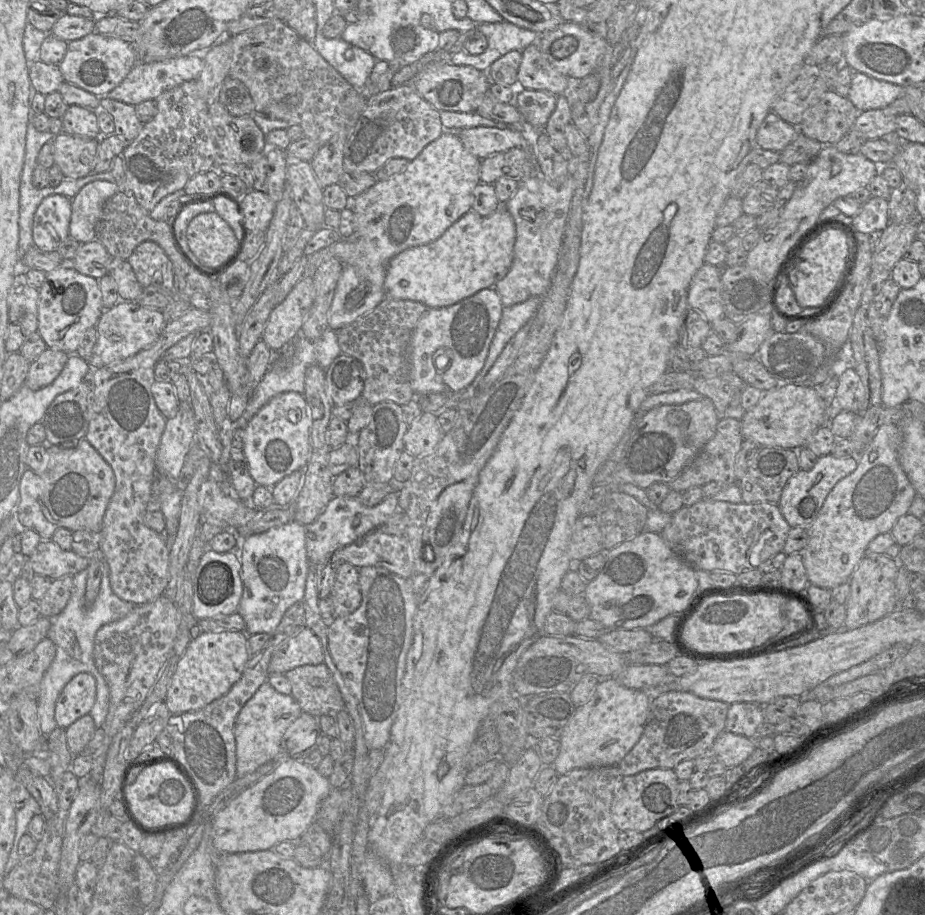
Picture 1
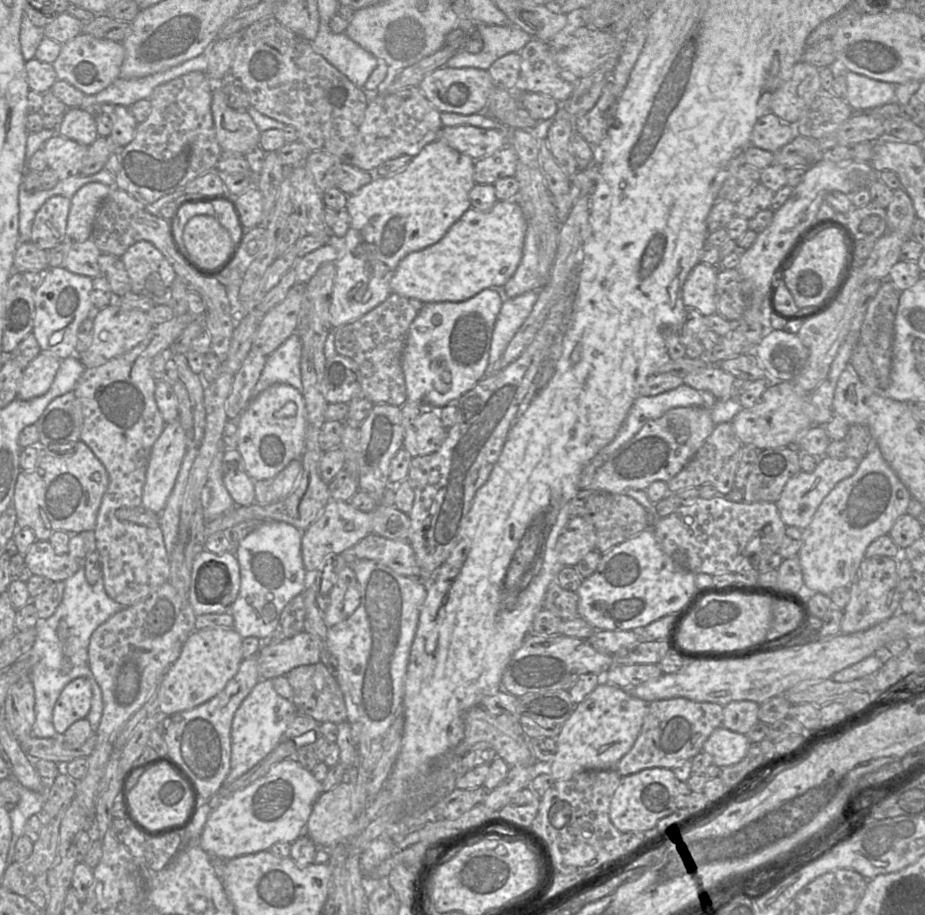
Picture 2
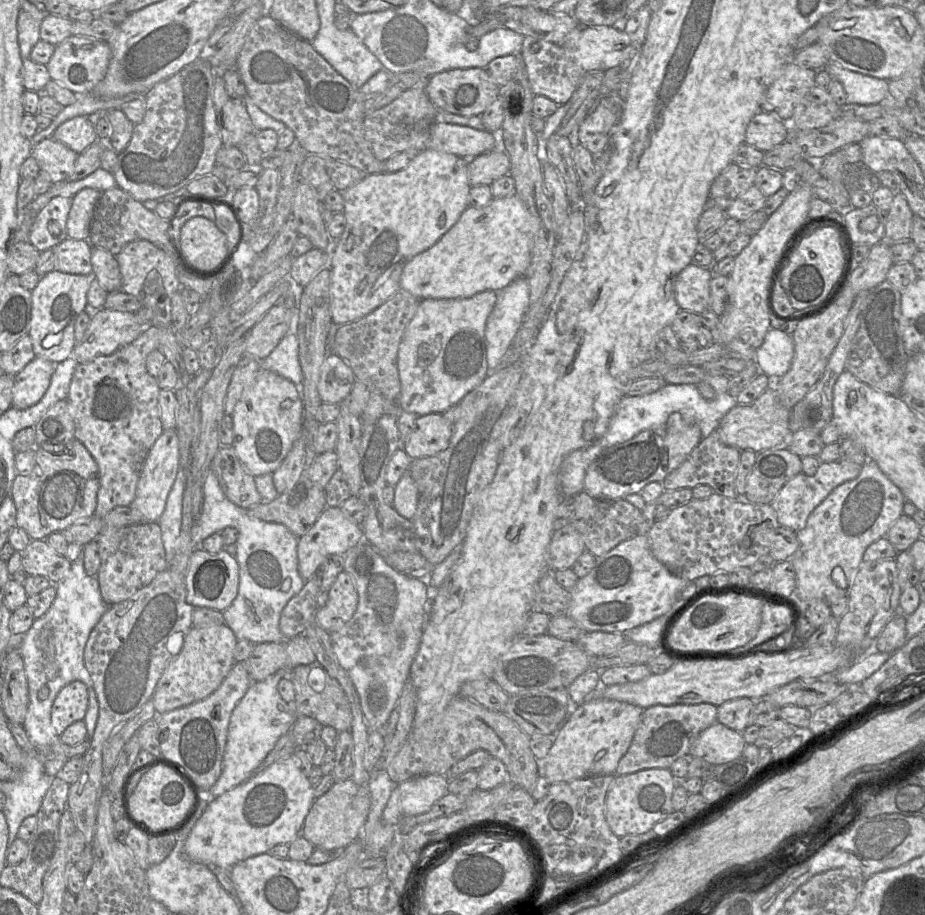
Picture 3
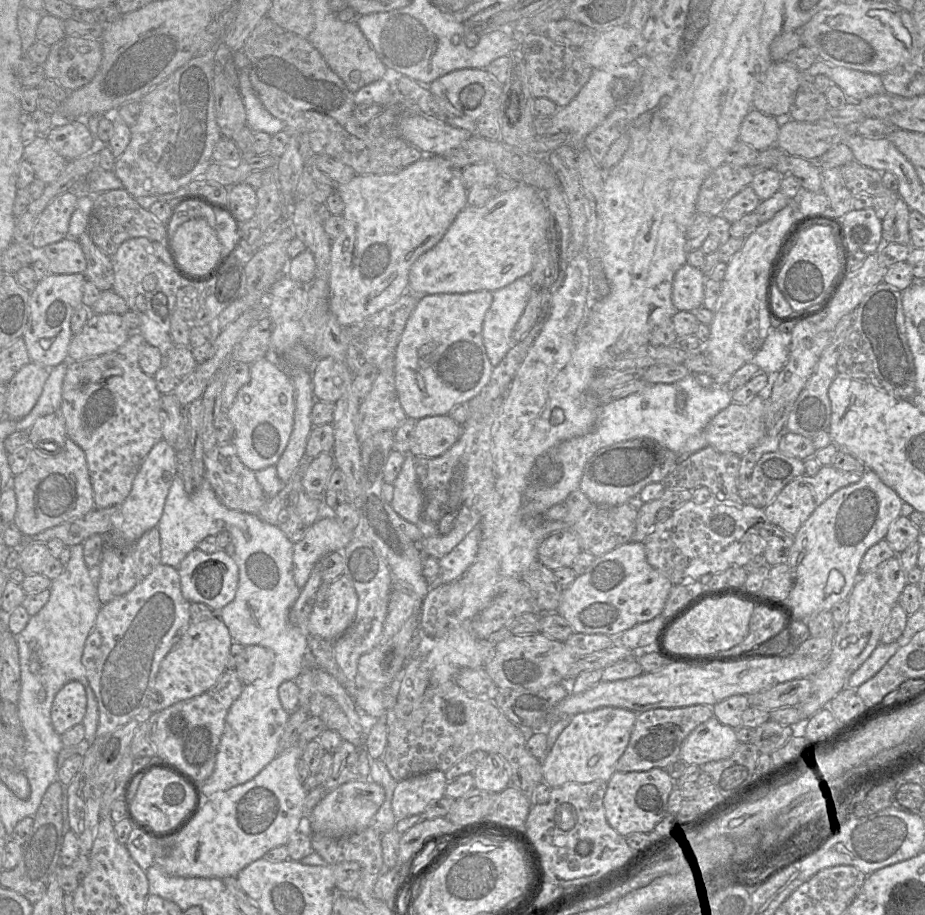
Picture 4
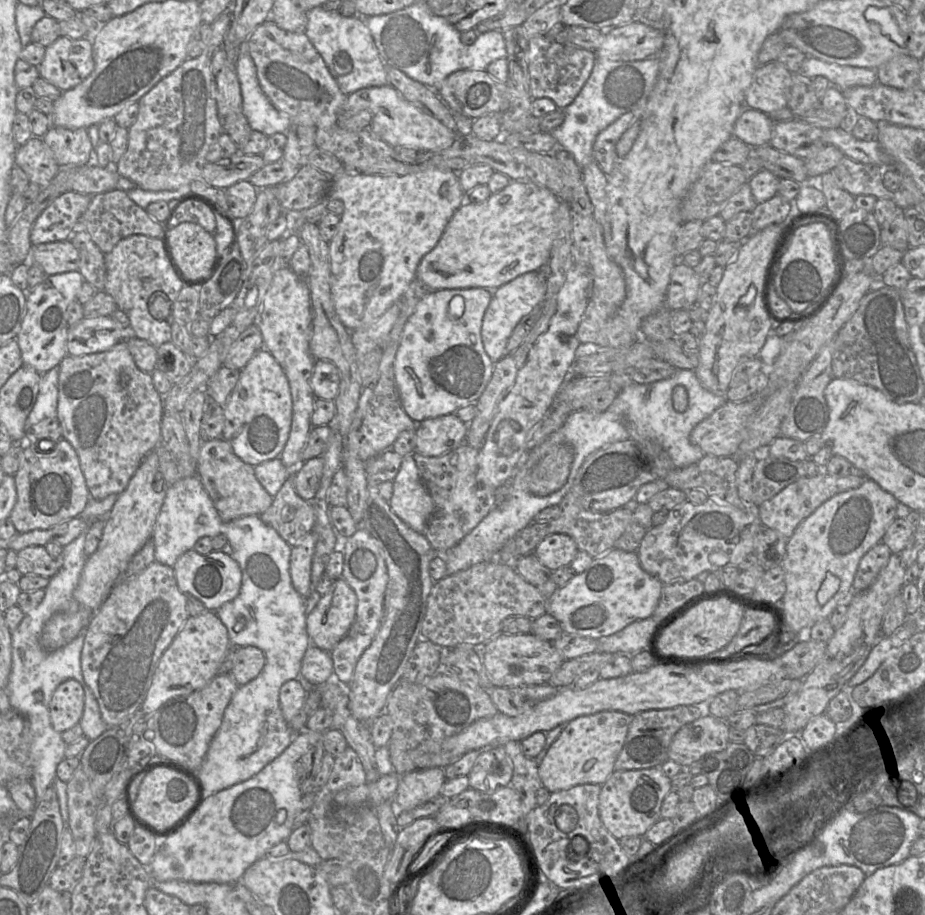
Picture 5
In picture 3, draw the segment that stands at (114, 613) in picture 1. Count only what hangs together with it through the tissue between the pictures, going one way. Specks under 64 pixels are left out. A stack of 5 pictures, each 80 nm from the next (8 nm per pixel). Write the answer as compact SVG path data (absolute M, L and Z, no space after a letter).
M83 554L71 562L67 576L54 585L56 597L52 605L42 617L34 620L31 628L20 638L19 645L29 691L23 727L37 752L48 752L52 745L60 741L51 723L52 705L60 690L70 682L78 680L87 687L89 704L83 721L89 739L94 734L99 715L93 681L84 663L84 649L91 631L109 606L102 599L96 576L87 575Z

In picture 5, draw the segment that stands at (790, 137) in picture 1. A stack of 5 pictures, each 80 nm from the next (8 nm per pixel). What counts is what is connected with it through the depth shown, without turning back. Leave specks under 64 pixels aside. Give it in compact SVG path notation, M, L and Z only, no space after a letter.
M744 108L733 127L733 136L751 148L770 143L774 121L765 113Z

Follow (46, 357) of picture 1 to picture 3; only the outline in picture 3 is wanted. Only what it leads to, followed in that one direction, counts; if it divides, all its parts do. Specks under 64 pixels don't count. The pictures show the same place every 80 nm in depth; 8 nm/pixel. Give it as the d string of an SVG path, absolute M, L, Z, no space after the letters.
M35 357L14 379L12 406L24 410L35 405L46 393L55 365L44 358Z

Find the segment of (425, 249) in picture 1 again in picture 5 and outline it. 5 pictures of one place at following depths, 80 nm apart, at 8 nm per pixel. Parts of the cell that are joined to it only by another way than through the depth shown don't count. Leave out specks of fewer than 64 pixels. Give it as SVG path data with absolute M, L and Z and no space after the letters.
M511 181L508 186L497 193L491 194L490 197L482 203L470 203L465 201L451 217L437 245L421 259L417 267L416 278L432 291L441 289L486 288L492 291L493 296L493 291L500 286L512 281L522 274L538 271L548 264L552 243L556 235L554 214L557 211L559 204L560 199L549 189L540 187L532 182L524 181Z

